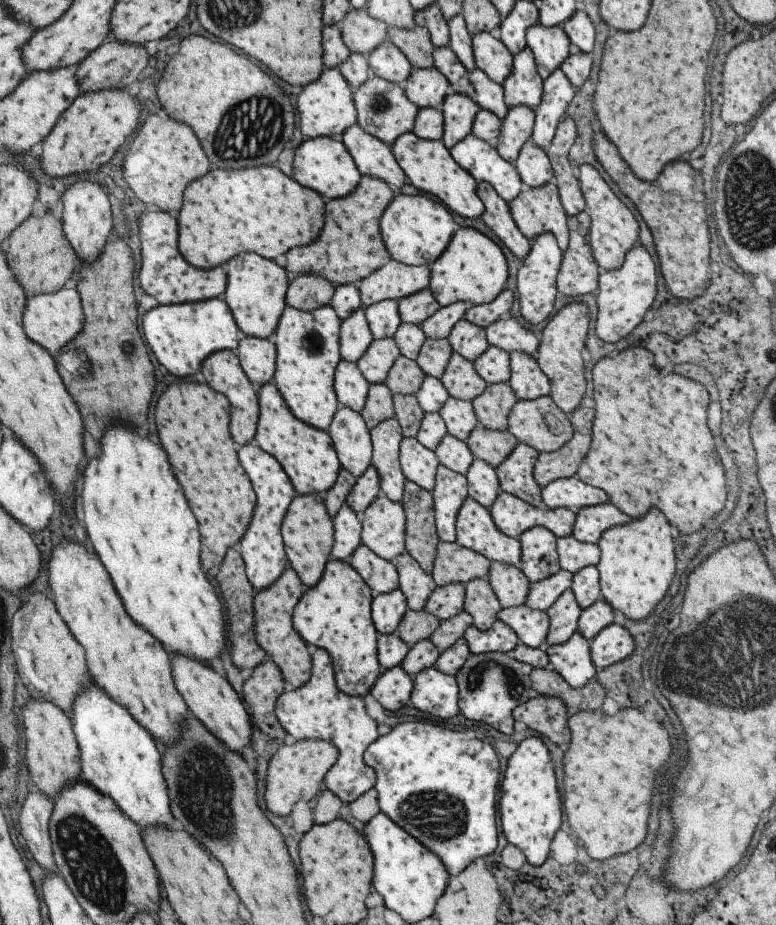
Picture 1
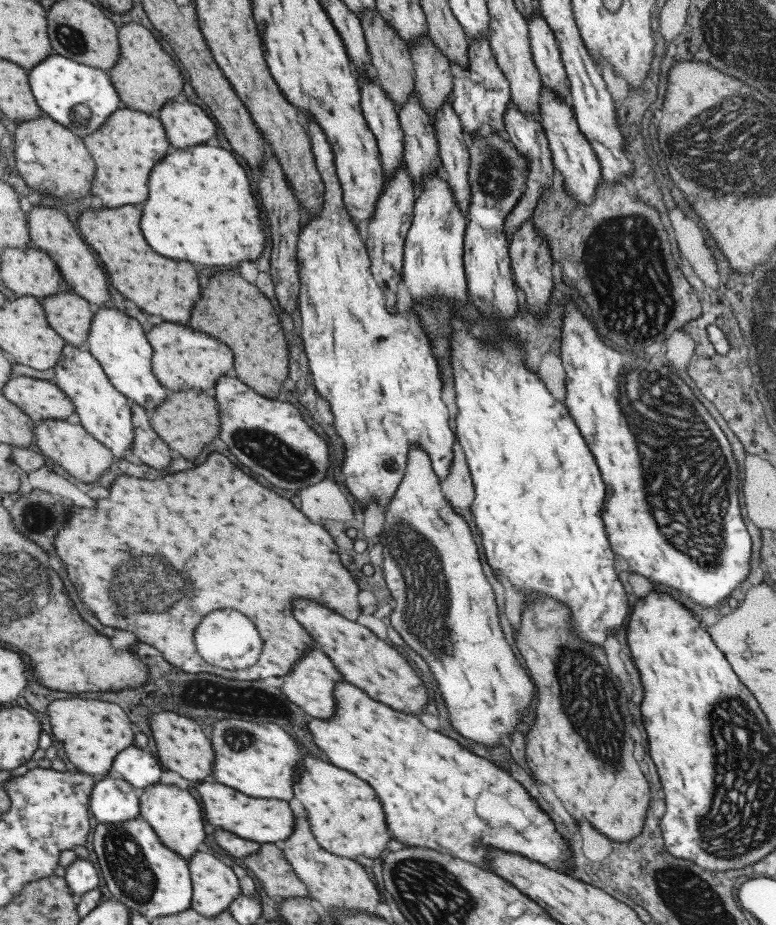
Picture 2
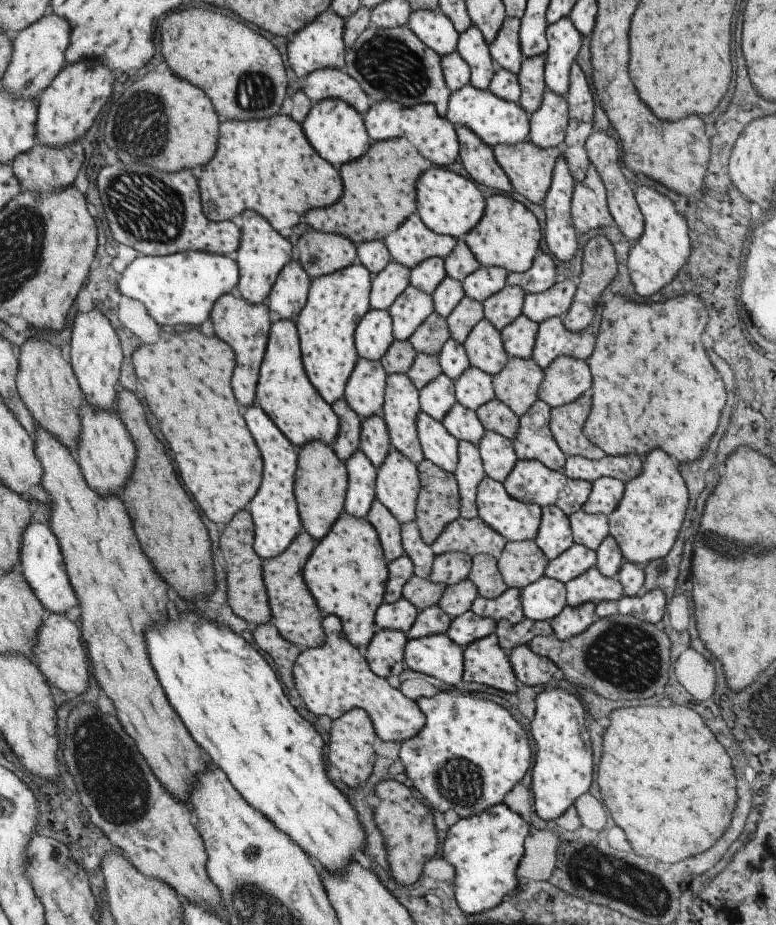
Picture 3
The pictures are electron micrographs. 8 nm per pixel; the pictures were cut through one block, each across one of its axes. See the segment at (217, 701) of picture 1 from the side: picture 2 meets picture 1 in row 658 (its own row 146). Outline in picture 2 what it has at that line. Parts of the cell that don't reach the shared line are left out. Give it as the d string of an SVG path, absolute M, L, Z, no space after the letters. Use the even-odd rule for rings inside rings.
M171 99L155 115L173 148L189 148L207 142L217 133L218 126L199 106L184 99Z

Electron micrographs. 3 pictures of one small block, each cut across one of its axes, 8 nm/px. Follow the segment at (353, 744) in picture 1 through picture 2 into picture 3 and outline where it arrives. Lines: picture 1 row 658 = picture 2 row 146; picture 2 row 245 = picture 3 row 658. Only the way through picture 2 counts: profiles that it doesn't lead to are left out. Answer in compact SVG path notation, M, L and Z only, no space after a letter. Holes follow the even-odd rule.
M327 615L321 621L325 640L317 648L302 649L292 666L296 692L307 710L317 716L325 714L335 720L351 708L361 708L368 714L374 732L383 742L402 743L421 730L424 716L416 701L391 687L384 678L371 672L366 660L345 638L339 618Z

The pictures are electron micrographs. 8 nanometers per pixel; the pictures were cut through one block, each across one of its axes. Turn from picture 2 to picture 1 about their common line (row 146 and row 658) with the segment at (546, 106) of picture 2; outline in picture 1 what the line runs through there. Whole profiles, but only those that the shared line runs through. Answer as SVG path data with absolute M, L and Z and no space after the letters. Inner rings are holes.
M575 631L564 643L543 647L549 668L563 677L571 688L581 688L597 674L592 663L588 640Z

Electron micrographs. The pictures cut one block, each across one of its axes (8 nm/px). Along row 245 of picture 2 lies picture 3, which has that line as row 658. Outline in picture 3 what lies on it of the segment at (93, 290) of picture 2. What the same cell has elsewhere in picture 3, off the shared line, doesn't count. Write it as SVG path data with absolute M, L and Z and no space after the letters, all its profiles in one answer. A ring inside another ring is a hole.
M51 613L41 622L35 642L30 659L44 679L62 692L68 692L68 696L82 694L87 688L87 656L77 626L64 614Z

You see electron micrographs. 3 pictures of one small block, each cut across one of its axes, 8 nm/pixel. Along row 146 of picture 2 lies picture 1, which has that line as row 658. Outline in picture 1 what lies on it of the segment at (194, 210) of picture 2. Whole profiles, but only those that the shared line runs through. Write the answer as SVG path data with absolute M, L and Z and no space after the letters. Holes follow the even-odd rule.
M121 422L111 423L107 428L111 432L105 432L101 438L101 456L93 458L93 462L89 462L83 472L81 510L85 532L129 618L143 626L143 630L157 638L159 644L171 654L184 655L207 667L213 658L219 658L223 652L226 638L221 604L213 592L213 586L207 584L207 578L199 568L201 544L197 522L169 470L165 452L149 438L139 436L129 428Z

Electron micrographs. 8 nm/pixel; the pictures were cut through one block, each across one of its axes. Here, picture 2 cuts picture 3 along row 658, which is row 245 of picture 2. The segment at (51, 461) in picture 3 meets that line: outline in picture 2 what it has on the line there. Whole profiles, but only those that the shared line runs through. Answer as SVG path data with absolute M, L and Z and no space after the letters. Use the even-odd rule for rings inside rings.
M121 206L115 210L93 210L78 217L82 239L101 260L113 288L127 300L137 304L141 310L161 316L165 322L187 322L189 302L191 308L199 298L199 282L191 264L167 260L155 254L139 232L141 210L133 206Z

